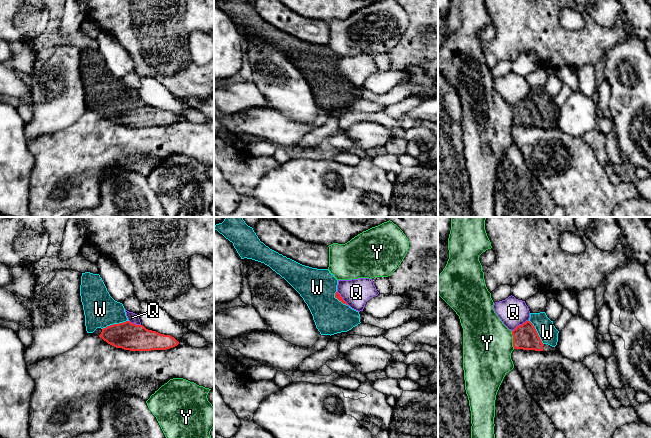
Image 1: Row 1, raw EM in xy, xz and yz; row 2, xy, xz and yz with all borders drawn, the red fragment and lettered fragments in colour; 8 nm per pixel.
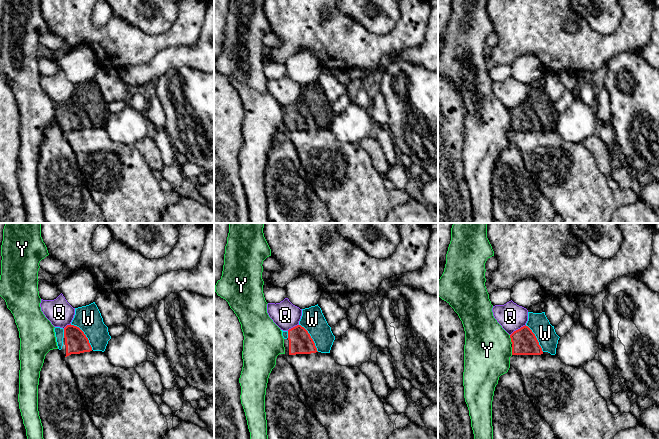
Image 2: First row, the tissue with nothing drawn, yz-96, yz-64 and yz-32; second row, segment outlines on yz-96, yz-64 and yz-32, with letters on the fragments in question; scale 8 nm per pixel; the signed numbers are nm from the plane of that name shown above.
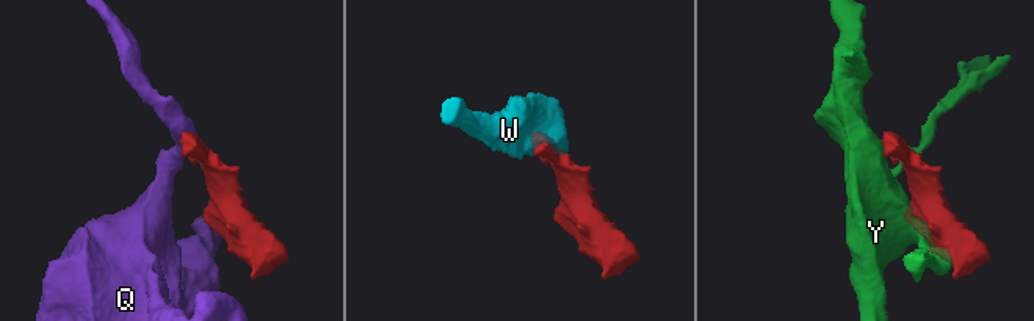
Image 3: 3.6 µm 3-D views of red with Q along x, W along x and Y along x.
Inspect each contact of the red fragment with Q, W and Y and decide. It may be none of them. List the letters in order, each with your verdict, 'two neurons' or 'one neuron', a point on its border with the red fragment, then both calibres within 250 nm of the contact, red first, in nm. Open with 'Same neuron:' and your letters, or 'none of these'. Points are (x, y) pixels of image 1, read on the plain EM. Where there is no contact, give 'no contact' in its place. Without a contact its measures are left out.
Same neuron: W
Q: two neurons; meets red in yz at (520, 101); 200 nm thick on the red side, 220 nm on the other
W: one neuron; meets red in xy at (115, 100); 220 nm thick on the red side, 280 nm on the other
Y: two neurons; meets red in yz at (513, 116); 200 nm thick on the red side, 400 nm on the other

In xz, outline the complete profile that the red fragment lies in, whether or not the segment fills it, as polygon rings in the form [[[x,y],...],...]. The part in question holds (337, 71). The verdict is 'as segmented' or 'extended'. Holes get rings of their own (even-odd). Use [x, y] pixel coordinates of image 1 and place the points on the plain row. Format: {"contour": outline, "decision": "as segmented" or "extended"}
{"contour": [[[216,0],[214,5],[233,19],[241,35],[252,35],[269,42],[284,54],[307,80],[321,111],[334,111],[347,108],[360,100],[360,90],[352,85],[337,68],[338,56],[328,45],[317,45],[302,41],[270,25],[260,17],[253,4],[247,0]]], "decision": "extended"}

